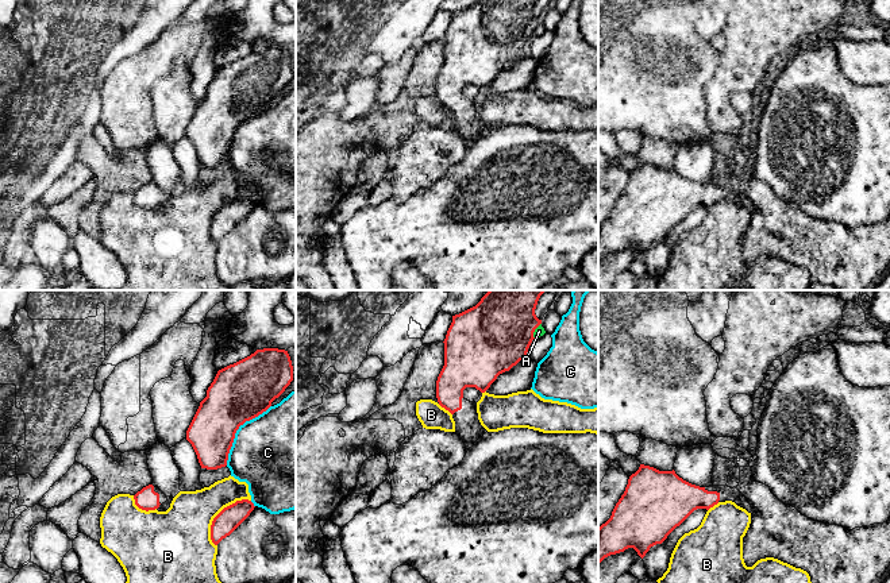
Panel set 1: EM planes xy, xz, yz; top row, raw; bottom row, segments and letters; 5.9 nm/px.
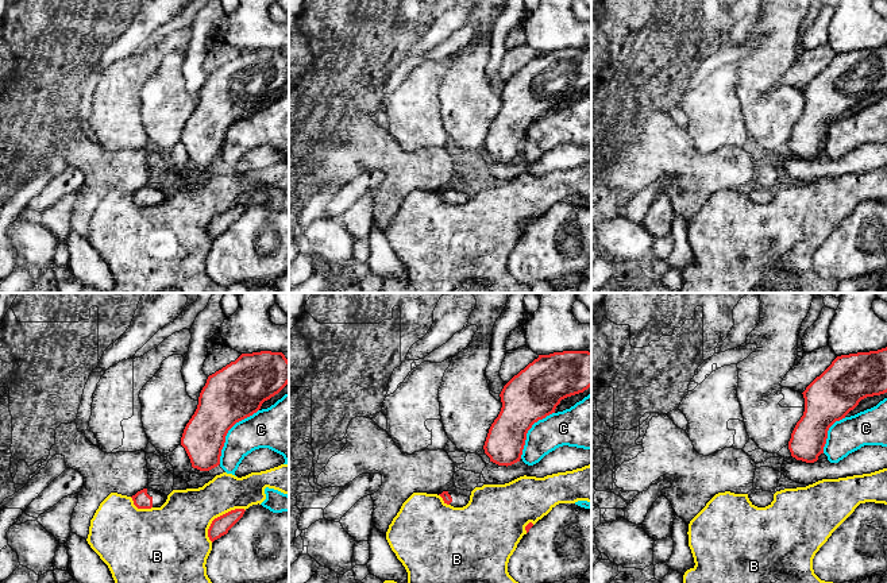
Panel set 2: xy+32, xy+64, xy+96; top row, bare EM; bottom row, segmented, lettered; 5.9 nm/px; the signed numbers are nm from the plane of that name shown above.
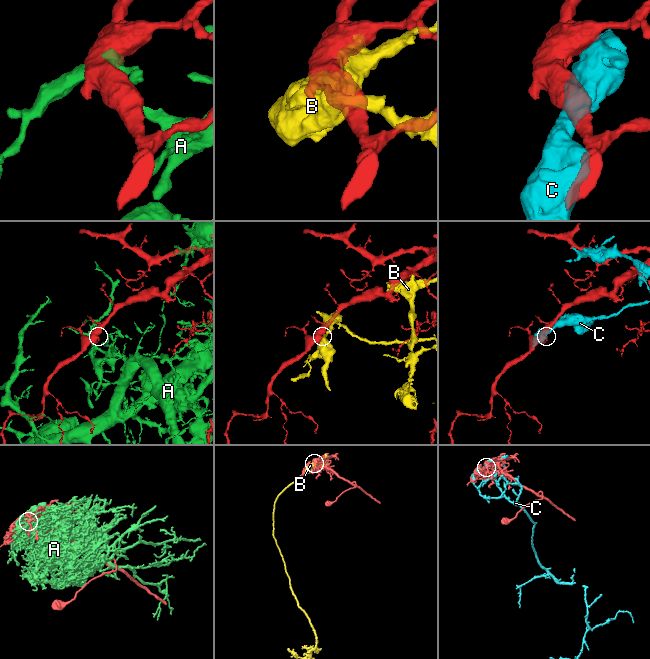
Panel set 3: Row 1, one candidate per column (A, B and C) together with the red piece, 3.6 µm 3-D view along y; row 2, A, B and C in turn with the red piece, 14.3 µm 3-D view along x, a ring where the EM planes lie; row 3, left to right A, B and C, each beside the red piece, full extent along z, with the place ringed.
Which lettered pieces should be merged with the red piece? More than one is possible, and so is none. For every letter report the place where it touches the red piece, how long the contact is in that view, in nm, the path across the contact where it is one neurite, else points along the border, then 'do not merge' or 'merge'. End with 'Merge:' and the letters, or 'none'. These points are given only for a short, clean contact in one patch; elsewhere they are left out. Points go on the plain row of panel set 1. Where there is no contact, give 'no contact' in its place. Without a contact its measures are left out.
A: meets red in xz at (534, 29); contact 100 nm long; do not merge
B: meets red in xy at (218, 212); contact 360 nm long; do not merge
C: meets red in xy at (237, 127); contact 440 nm long; do not merge
Merge: none

